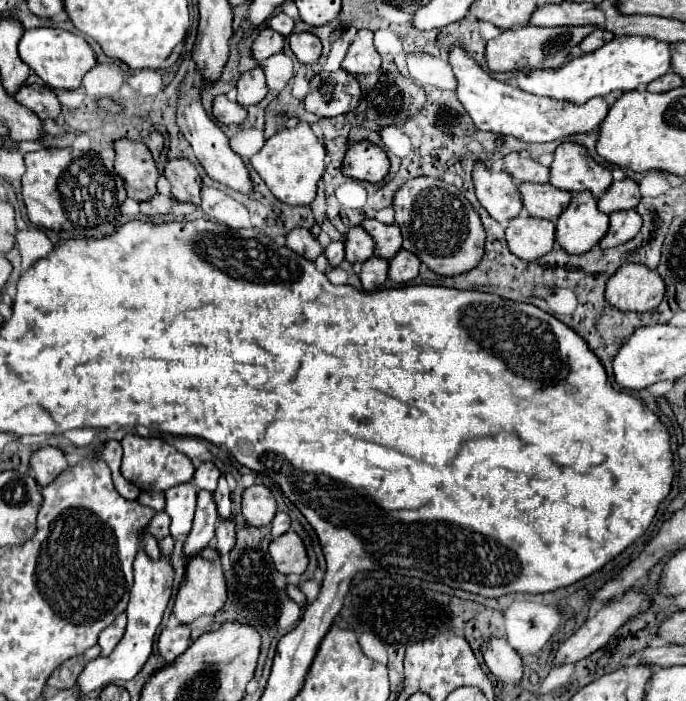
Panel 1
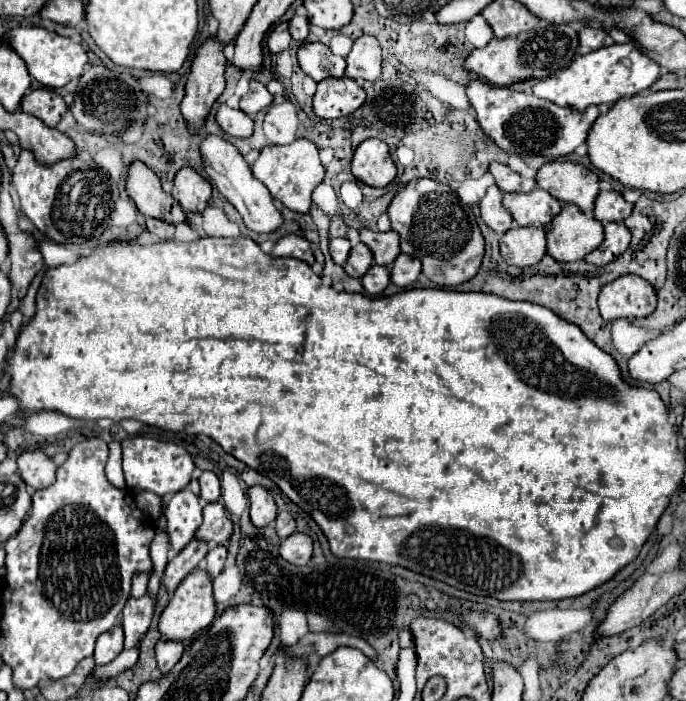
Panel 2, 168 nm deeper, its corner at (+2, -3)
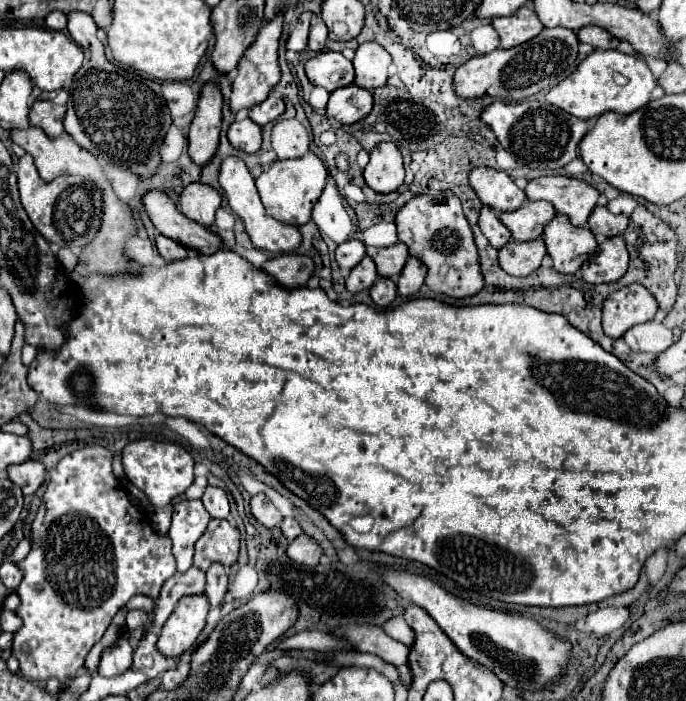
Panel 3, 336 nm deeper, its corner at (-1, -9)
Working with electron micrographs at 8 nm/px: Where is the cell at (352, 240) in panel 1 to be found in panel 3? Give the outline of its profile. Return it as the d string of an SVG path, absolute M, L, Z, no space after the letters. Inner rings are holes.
M363 257L363 261L349 273L347 277L347 291L351 293L359 293L363 289L369 289L377 279L377 271L375 271L375 263L371 257Z

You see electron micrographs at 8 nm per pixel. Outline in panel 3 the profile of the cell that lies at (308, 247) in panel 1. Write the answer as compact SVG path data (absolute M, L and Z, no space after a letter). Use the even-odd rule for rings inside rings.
M285 253L279 257L273 257L261 265L277 283L283 287L299 287L309 281L313 275L313 259L309 255L297 255L297 253Z

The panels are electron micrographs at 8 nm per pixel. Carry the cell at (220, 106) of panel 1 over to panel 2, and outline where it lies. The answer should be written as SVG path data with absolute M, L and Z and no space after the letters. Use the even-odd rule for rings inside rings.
M220 105L218 113L216 113L218 125L230 135L230 137L238 137L238 139L246 139L252 135L254 129L254 121L240 109L230 109L228 105Z

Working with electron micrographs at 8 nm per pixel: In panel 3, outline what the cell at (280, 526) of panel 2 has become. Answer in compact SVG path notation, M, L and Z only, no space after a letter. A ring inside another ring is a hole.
M285 517L285 519L283 519L281 531L283 531L283 535L285 535L289 541L293 541L295 537L299 537L299 535L303 533L301 527L299 527L299 523L297 523L293 517Z

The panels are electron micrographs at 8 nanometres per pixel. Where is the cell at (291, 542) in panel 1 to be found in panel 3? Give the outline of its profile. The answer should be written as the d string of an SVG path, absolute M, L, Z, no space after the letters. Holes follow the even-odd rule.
M299 535L297 539L293 539L287 547L287 555L289 559L293 559L295 563L303 563L303 565L317 565L319 557L321 557L321 547L317 545L317 541L309 535Z

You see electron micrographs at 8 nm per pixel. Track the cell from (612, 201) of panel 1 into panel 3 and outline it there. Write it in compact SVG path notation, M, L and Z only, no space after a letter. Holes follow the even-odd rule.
M597 205L589 217L589 229L599 237L615 237L621 235L629 225L627 215L615 215L607 207Z

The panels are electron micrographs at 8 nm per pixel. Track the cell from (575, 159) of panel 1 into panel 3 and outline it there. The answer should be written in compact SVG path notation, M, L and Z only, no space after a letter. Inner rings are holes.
M543 175L525 187L529 199L543 199L555 205L557 213L571 219L575 227L583 227L597 205L599 191L587 181L565 175Z

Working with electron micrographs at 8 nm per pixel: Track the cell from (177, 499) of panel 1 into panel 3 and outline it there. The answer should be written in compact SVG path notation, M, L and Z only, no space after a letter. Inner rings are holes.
M181 501L173 507L173 523L169 529L169 537L173 541L173 555L177 559L177 571L179 573L187 571L193 565L193 545L203 535L203 531L207 529L209 519L211 517L207 515L207 509L203 507L201 501Z

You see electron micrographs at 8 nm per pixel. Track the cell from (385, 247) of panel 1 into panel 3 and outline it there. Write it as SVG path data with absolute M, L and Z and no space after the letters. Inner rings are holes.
M395 243L389 247L367 247L367 255L375 261L377 273L381 277L399 275L409 257L407 245L403 245L403 243Z

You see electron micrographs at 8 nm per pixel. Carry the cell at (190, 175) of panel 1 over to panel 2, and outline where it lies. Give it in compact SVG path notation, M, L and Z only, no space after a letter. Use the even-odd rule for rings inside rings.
M184 167L176 173L172 197L182 205L186 213L188 211L202 213L210 201L210 195L212 195L212 185L194 169Z

